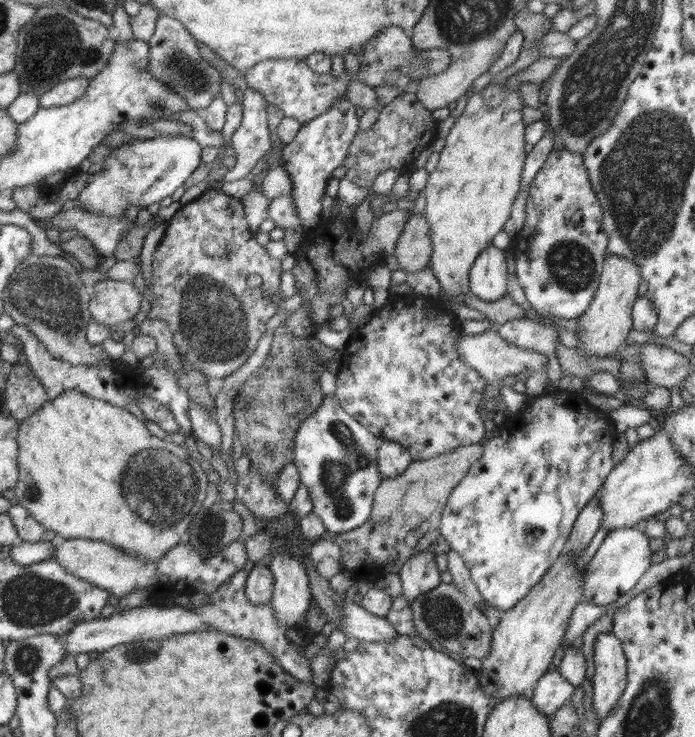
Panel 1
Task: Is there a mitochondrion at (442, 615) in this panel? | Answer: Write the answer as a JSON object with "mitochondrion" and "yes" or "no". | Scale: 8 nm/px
{"mitochondrion":"yes"}

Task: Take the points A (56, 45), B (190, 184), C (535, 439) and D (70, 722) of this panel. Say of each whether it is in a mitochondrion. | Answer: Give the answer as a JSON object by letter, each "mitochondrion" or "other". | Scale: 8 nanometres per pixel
{"A":"mitochondrion","B":"other","C":"other","D":"other"}

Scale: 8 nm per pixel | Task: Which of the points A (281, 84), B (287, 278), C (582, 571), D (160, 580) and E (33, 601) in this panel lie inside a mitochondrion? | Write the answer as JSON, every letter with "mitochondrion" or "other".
{"A":"other","B":"other","C":"other","D":"other","E":"mitochondrion"}

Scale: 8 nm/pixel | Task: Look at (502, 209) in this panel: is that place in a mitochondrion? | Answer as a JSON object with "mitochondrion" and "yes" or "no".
{"mitochondrion":"no"}

